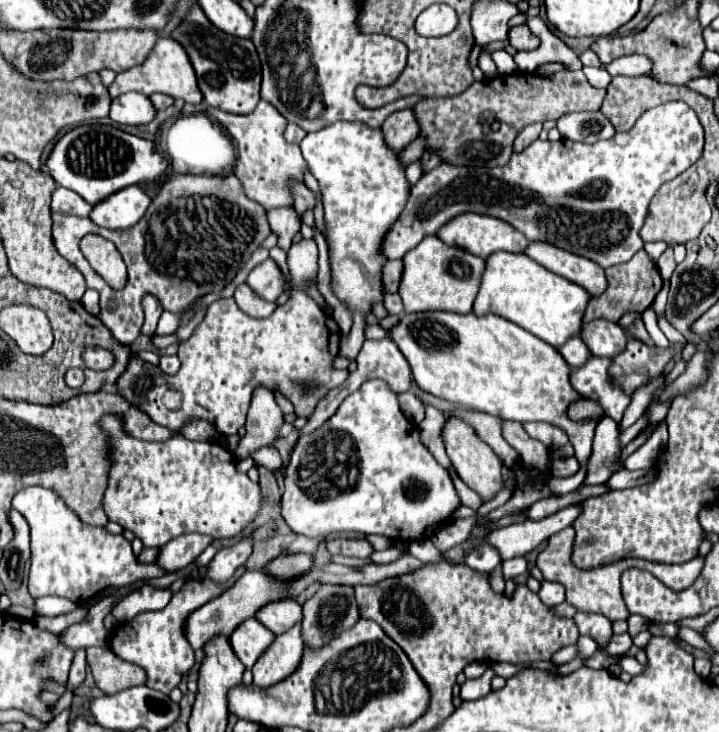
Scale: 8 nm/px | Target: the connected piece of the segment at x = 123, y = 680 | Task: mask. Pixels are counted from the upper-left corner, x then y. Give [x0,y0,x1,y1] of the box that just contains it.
[92,668,146,694]

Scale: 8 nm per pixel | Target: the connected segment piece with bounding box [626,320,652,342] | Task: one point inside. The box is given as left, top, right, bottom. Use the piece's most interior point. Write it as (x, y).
(637, 330)

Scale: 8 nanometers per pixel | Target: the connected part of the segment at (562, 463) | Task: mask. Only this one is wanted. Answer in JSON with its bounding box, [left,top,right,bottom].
[552,456,580,478]

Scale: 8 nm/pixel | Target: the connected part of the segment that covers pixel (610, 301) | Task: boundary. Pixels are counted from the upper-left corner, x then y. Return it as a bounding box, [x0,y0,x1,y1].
[584,250,662,322]

